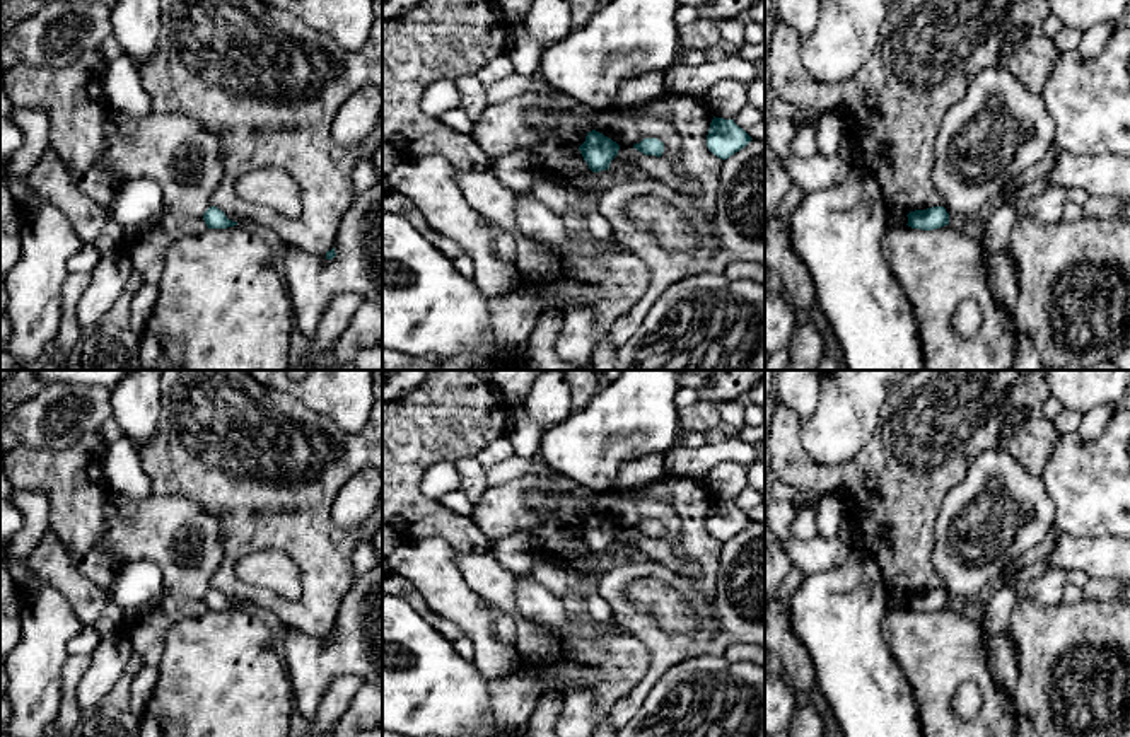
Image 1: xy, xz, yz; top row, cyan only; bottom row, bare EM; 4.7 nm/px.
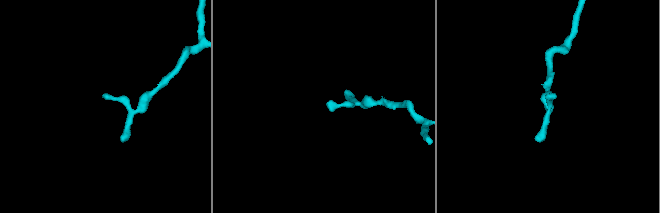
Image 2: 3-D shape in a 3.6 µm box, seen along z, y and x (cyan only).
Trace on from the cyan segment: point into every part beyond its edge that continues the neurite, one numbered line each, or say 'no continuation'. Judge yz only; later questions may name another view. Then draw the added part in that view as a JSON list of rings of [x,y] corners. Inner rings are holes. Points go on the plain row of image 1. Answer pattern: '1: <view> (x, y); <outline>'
no continuation

